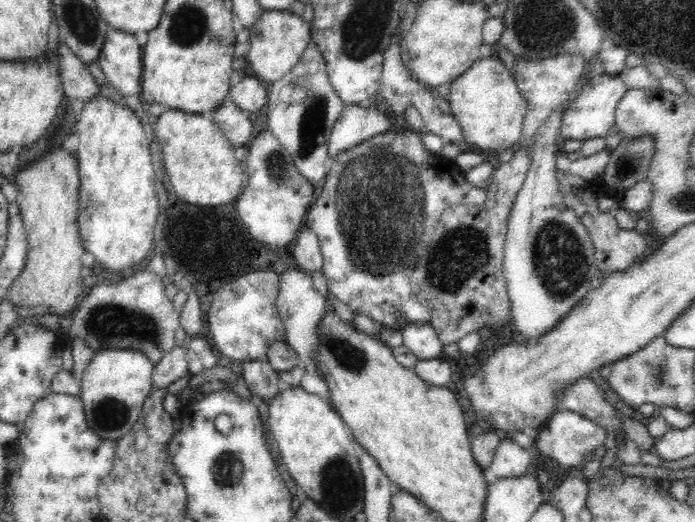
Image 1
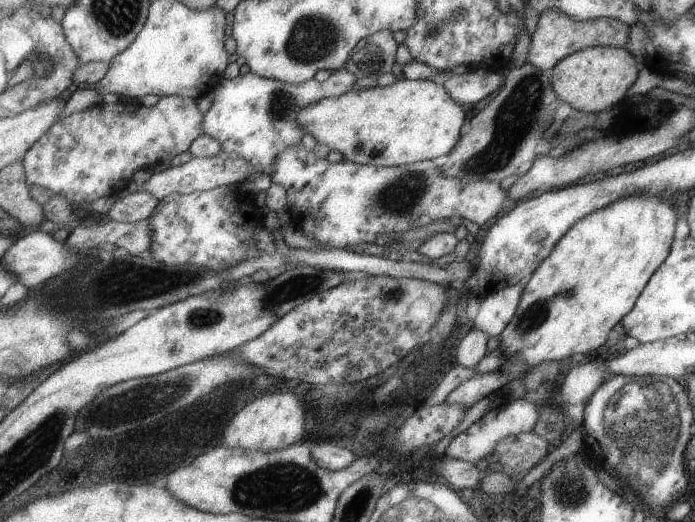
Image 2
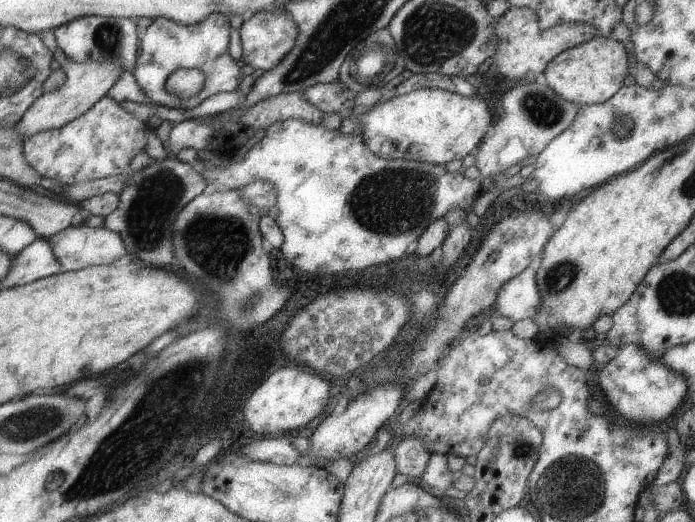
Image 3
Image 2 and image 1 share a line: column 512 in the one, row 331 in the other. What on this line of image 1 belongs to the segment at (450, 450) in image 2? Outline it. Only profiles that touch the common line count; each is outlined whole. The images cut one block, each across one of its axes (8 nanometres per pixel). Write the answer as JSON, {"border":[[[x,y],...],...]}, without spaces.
{"border":[[[408,322],[401,328],[403,345],[410,349],[418,360],[441,358],[443,348],[438,340],[436,329],[430,322]]]}

